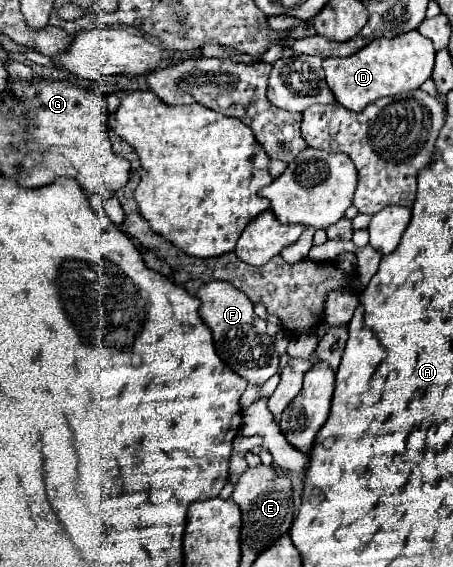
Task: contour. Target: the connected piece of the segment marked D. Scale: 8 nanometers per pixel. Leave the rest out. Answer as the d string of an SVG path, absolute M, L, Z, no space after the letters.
M417 29L393 39L375 39L361 51L349 57L329 57L323 61L323 71L335 101L351 111L363 111L371 101L395 93L419 89L429 79L435 63L435 49Z

